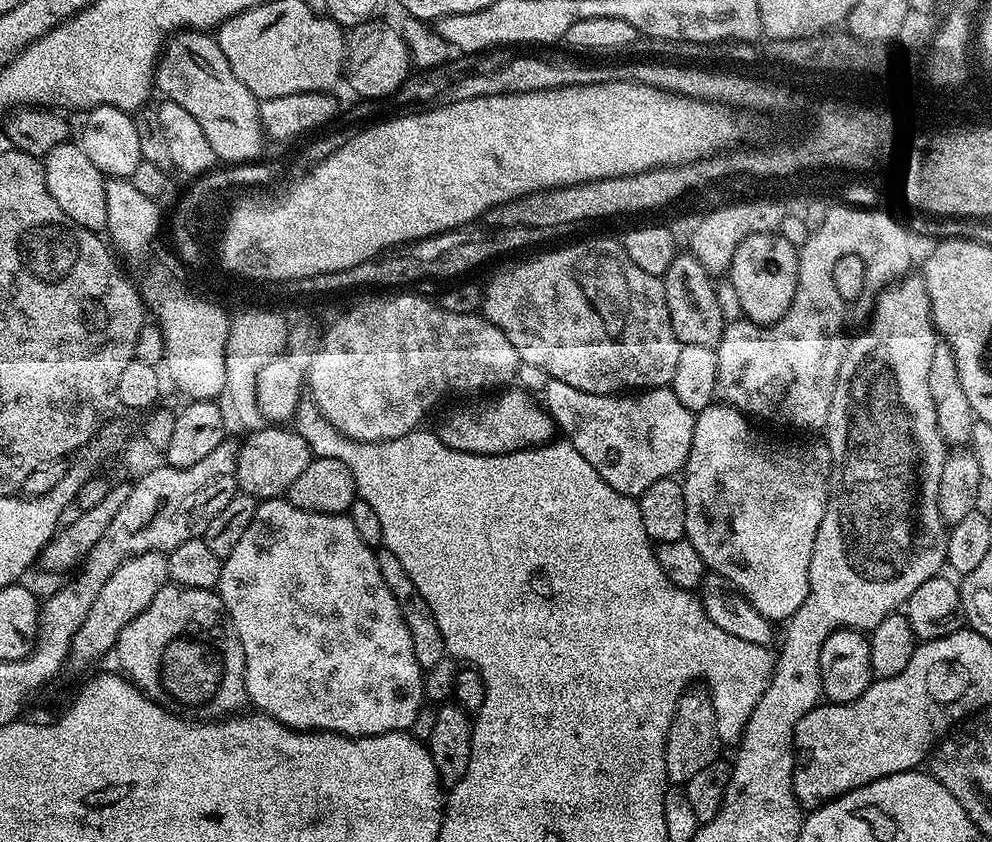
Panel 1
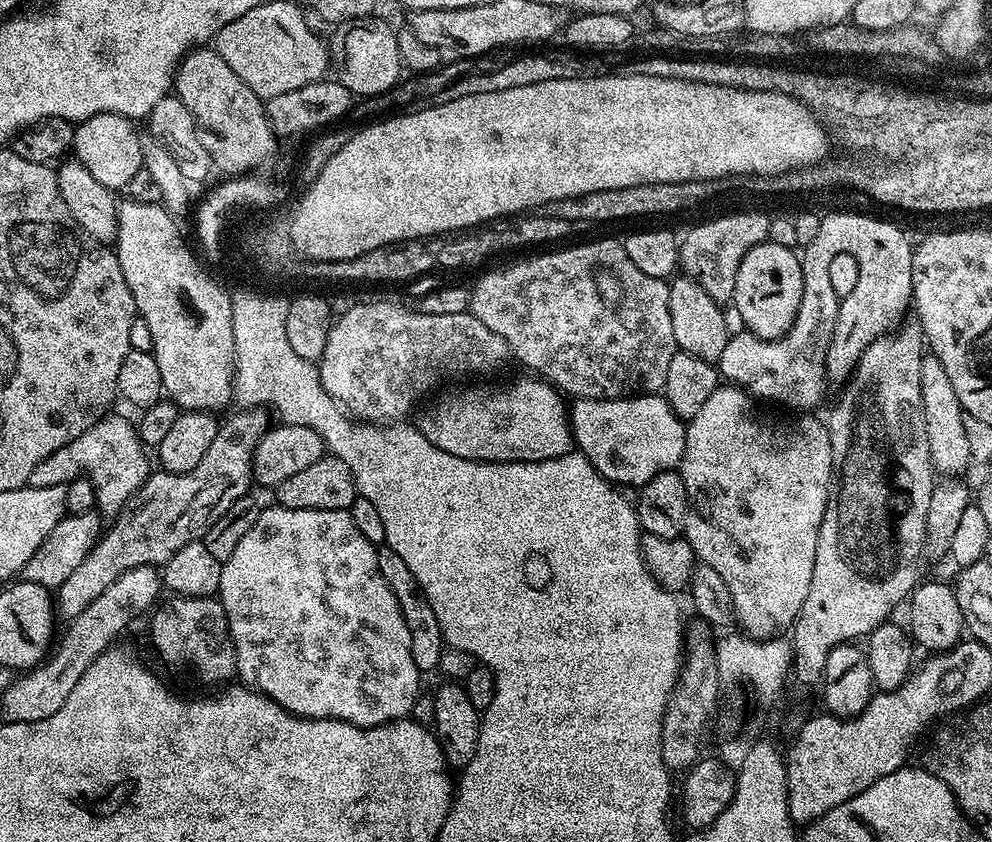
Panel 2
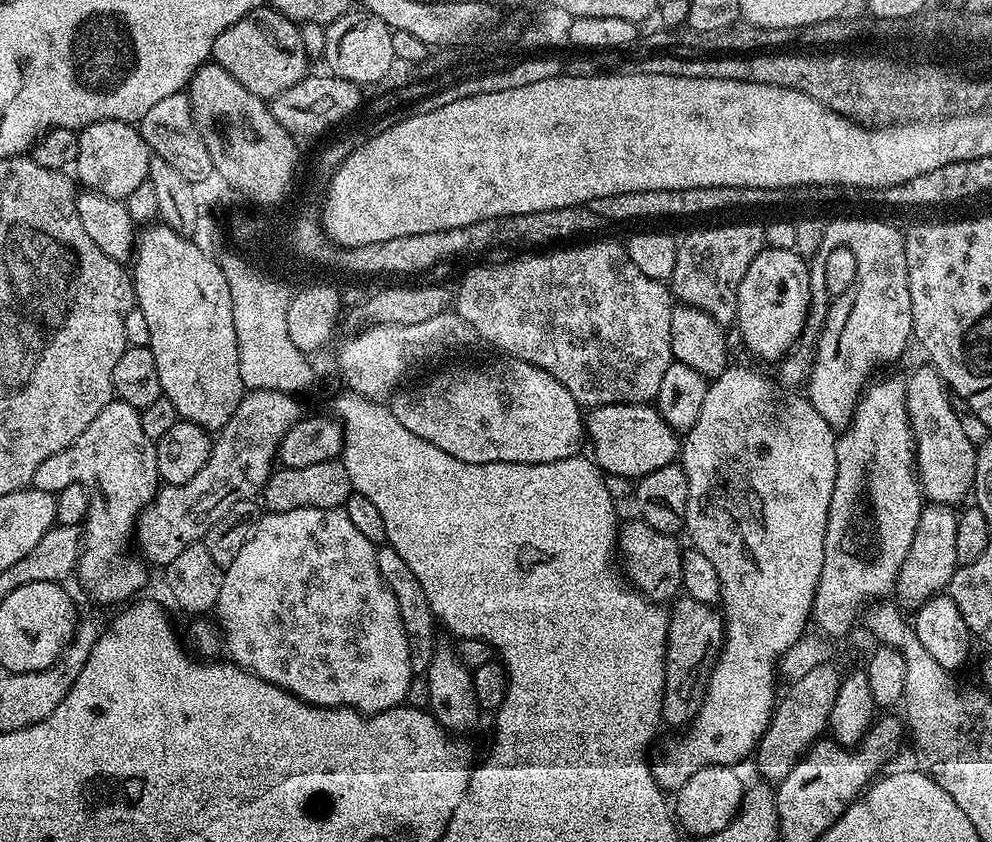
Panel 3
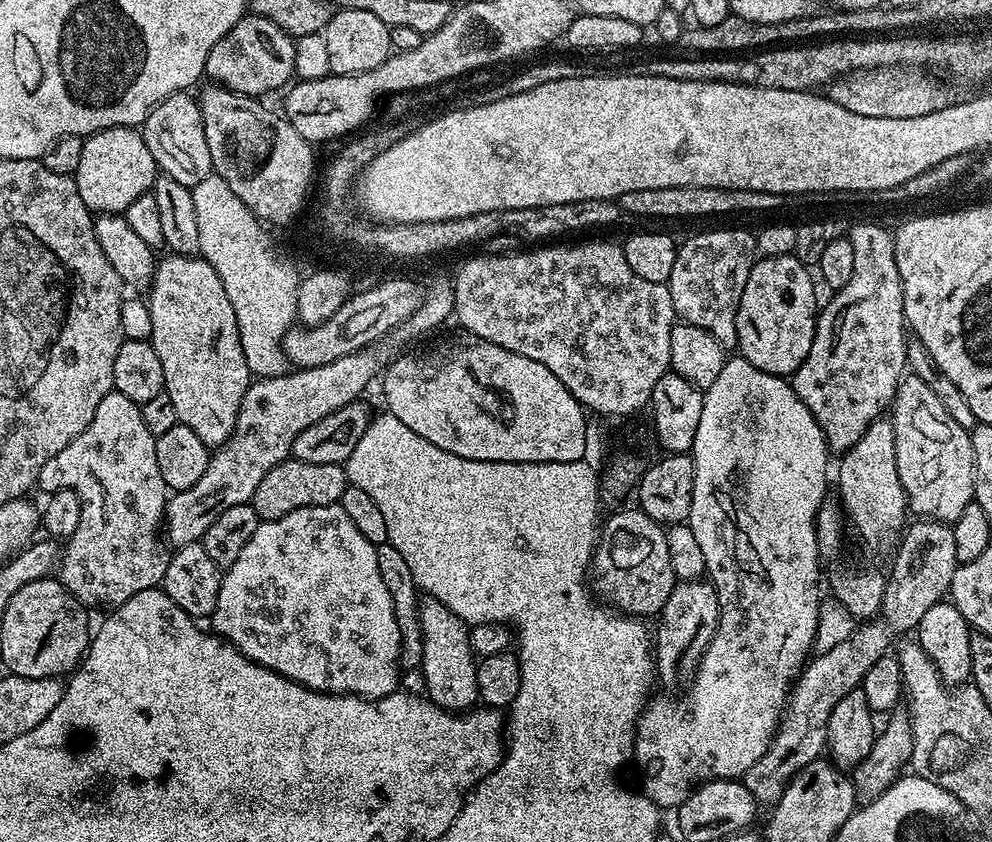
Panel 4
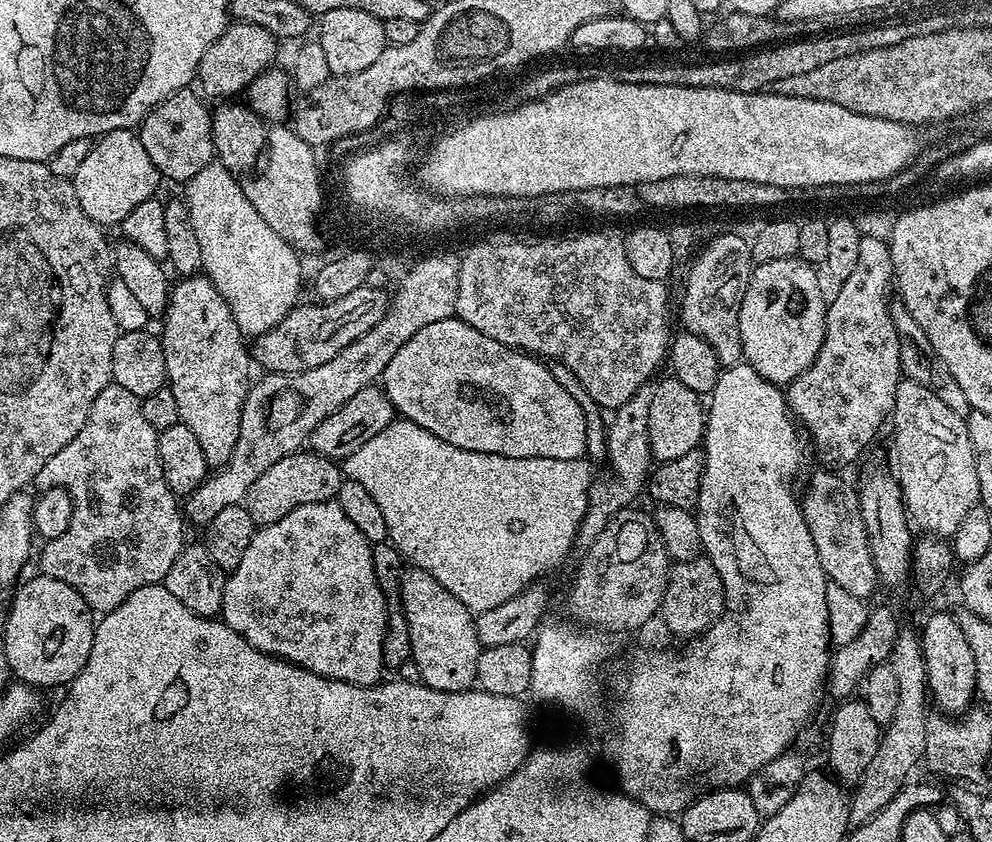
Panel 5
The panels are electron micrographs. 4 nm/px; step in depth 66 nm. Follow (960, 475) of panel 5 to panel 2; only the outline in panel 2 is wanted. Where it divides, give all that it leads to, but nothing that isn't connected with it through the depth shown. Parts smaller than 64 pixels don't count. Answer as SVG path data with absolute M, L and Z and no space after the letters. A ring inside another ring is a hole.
M925 355L920 361L920 401L926 418L926 438L930 442L932 466L937 473L952 478L970 464L972 455L970 445L966 443L965 411L960 405L958 394L954 394L954 385L946 374L942 362L934 355Z

